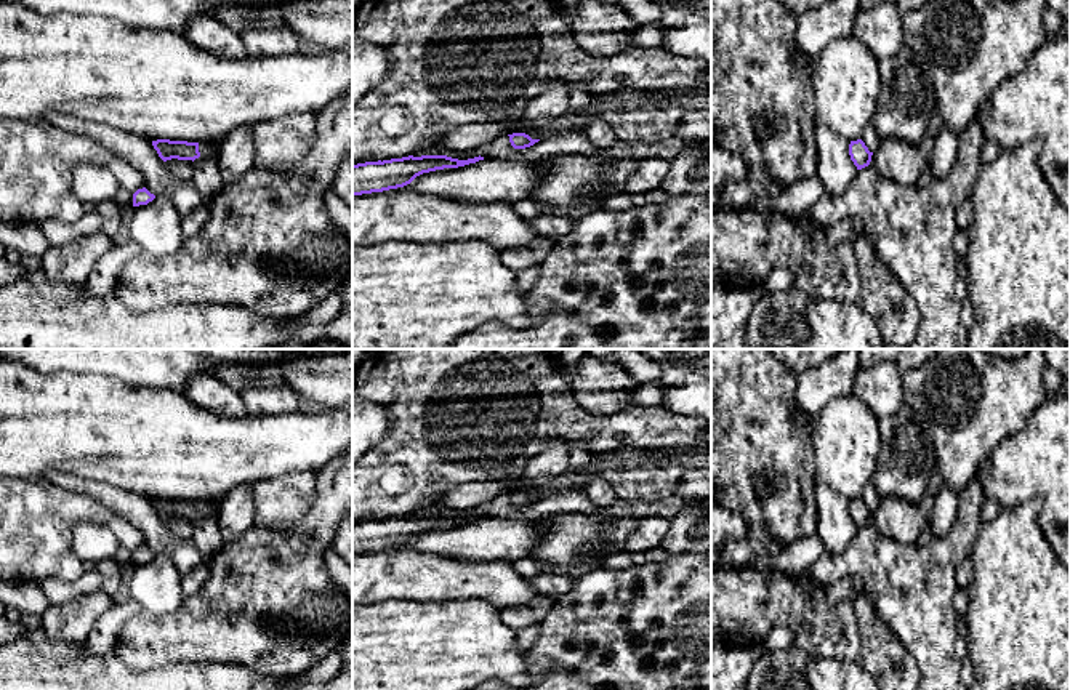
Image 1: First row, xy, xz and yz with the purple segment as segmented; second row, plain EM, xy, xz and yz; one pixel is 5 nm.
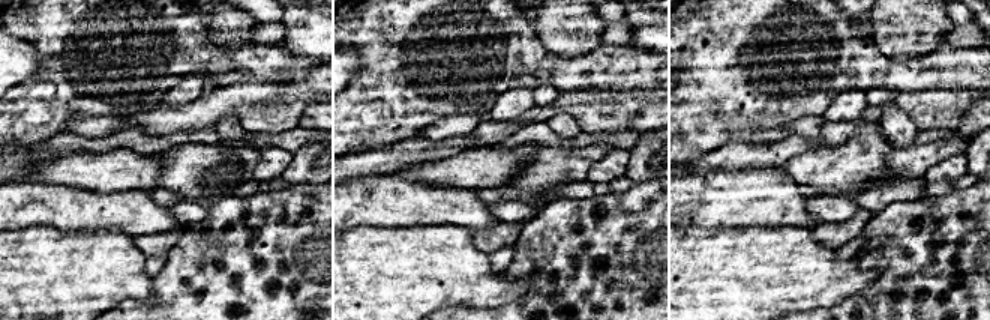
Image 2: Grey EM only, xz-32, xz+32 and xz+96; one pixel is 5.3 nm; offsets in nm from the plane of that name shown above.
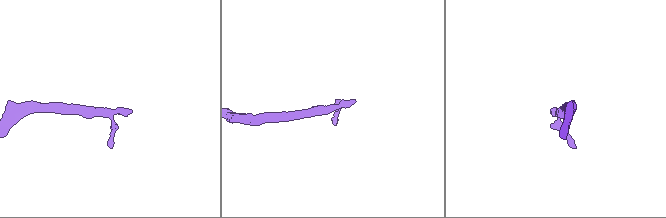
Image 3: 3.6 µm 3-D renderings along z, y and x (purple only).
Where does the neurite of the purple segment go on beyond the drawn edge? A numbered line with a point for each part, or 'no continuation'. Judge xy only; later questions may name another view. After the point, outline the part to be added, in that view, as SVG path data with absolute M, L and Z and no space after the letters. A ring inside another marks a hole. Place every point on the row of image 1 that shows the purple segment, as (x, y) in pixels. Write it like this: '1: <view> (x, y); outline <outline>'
1: xy (207, 149); outline M200 142L199 144L200 157L205 157L205 158L216 158L218 160L219 150L221 150L221 146L216 147L211 142Z

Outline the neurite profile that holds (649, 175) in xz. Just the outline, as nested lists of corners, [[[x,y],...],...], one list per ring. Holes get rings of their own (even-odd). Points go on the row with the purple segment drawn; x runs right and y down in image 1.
[[[641,158],[625,184],[625,192],[634,195],[660,189],[668,170],[670,162],[665,158]]]

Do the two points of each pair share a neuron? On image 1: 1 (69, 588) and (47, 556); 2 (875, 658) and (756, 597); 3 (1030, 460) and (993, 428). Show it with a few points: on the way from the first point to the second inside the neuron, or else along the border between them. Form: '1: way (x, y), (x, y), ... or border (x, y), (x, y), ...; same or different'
1: border (58, 578), (71, 581); different
2: way (846, 641), (833, 631), (822, 631), (785, 601); same
3: border (1032, 412), (1029, 420), (979, 465); different

